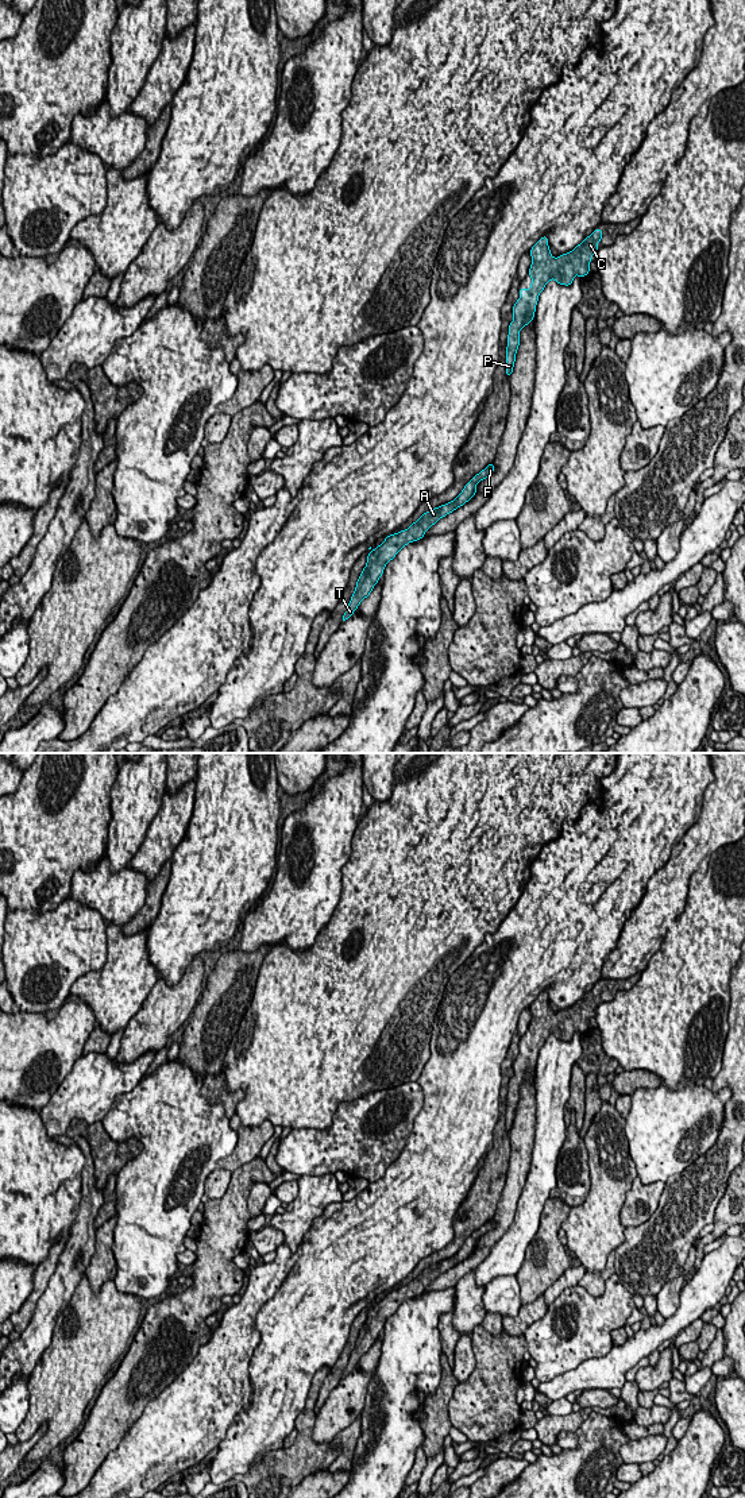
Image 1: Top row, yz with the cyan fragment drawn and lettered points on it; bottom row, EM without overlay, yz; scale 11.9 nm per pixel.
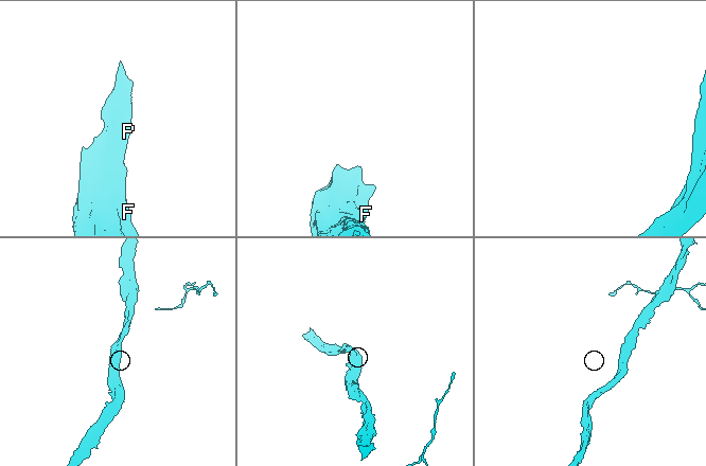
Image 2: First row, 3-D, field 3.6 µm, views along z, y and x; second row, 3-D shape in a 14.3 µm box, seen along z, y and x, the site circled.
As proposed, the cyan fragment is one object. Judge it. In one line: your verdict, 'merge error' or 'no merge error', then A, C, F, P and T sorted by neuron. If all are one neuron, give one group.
no merge error; groups A C F P T

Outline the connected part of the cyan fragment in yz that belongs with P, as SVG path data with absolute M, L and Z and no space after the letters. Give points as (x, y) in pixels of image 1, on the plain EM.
M594 985L572 1007L553 1014L548 1001L548 993L543 992L532 1004L532 1020L529 1045L520 1043L520 1054L513 1062L513 1077L509 1081L506 1103L506 1132L512 1131L516 1109L520 1101L520 1086L534 1074L536 1061L545 1041L555 1035L560 1041L570 1042L576 1031L583 1034L590 1027L591 1012L598 1007L602 985Z

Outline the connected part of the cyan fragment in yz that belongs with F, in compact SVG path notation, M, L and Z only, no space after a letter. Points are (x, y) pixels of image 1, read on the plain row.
M489 1220L485 1225L476 1229L462 1246L462 1248L451 1258L441 1260L439 1263L431 1265L424 1269L416 1278L413 1278L408 1285L398 1289L390 1290L385 1297L378 1301L374 1306L370 1305L367 1312L366 1323L363 1324L355 1347L348 1359L348 1364L343 1371L341 1378L347 1377L354 1367L358 1364L360 1358L370 1351L374 1341L378 1339L383 1329L386 1320L395 1313L395 1310L409 1298L421 1296L425 1287L435 1281L440 1274L452 1269L458 1263L468 1258L476 1248L476 1240L486 1235L494 1228L494 1220Z

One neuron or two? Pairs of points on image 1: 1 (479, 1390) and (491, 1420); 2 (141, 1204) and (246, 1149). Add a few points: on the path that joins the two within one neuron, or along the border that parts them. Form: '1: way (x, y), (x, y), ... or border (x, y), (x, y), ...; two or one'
1: way (486, 1397), (486, 1413); one
2: border (228, 1123), (238, 1136), (231, 1155); two

